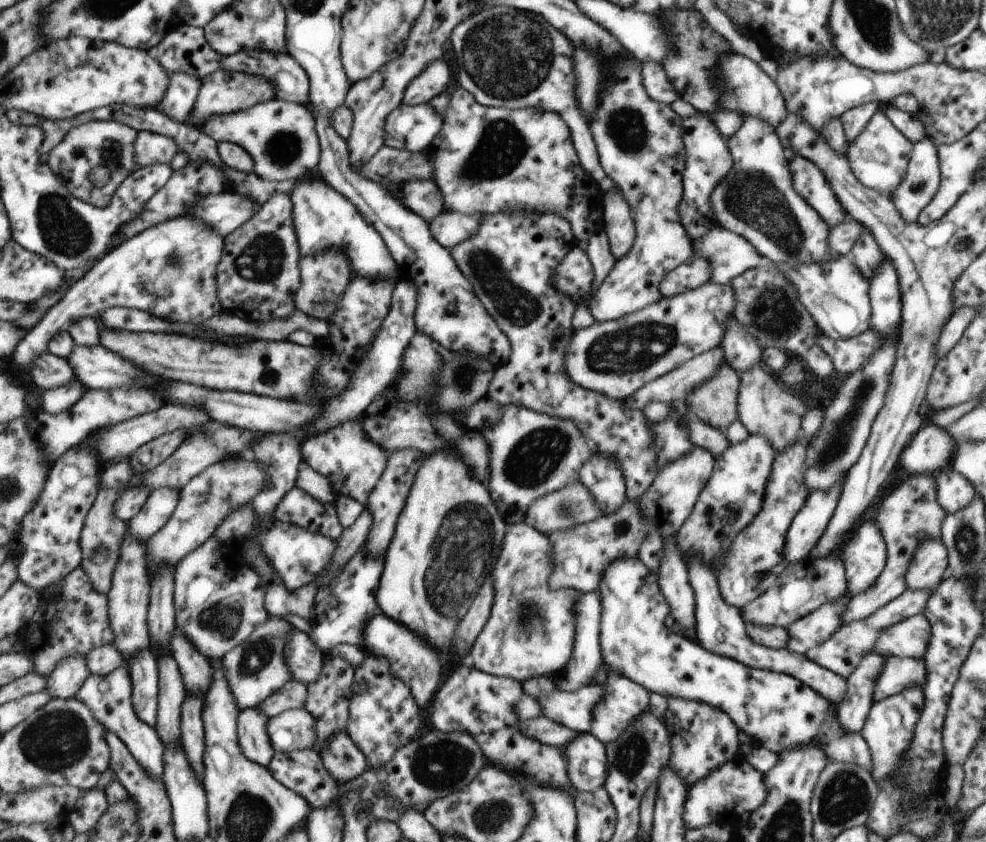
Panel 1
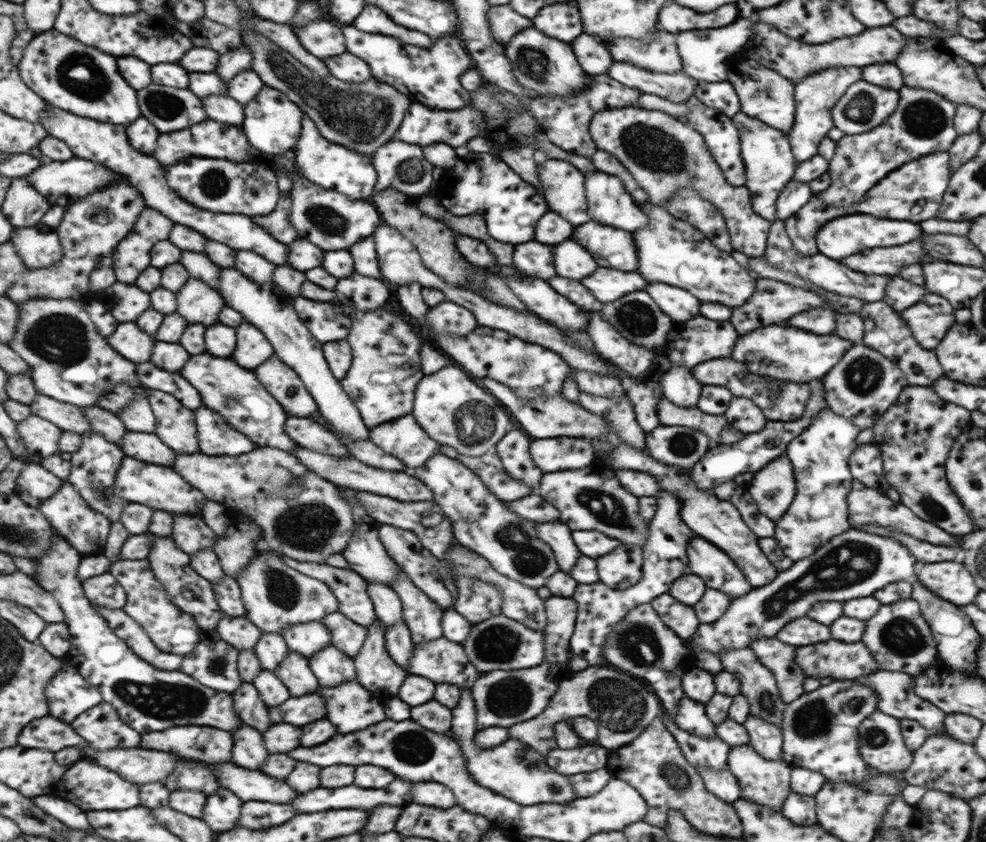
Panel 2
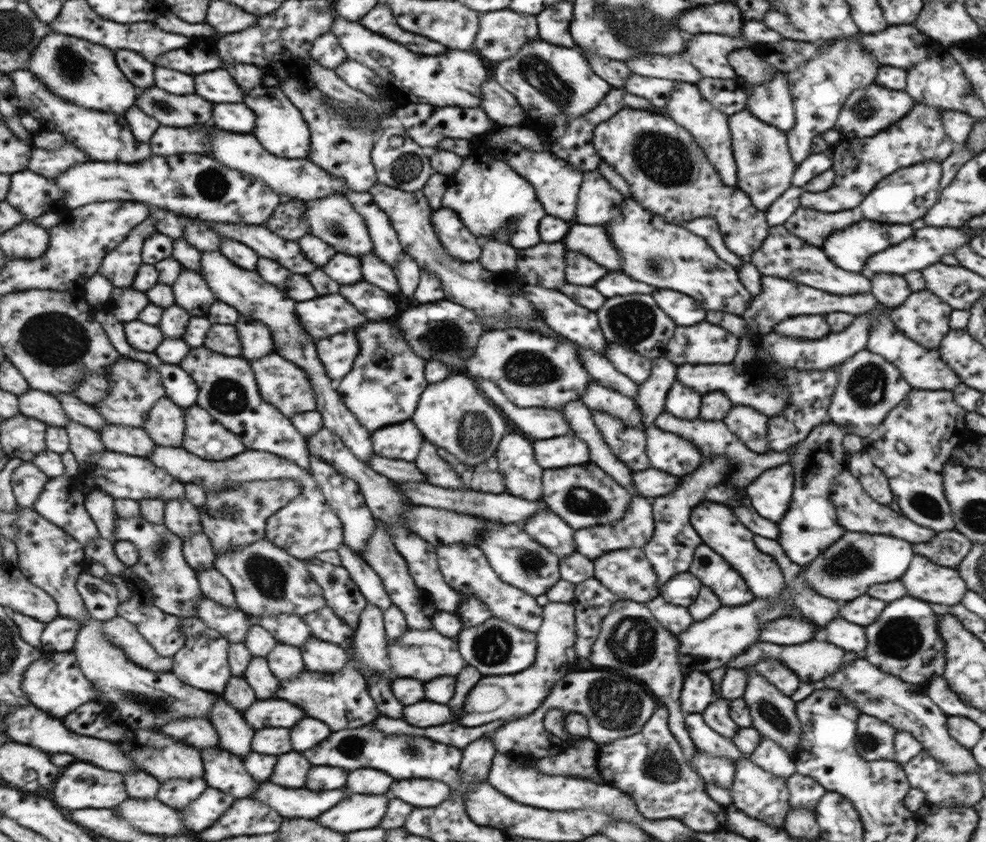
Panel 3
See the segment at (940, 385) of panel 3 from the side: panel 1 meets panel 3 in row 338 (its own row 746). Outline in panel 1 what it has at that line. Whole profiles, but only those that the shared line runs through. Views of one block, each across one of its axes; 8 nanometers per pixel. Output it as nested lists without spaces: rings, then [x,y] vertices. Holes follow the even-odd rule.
[[[915,685],[904,692],[876,701],[870,707],[861,735],[867,742],[872,757],[871,775],[881,783],[888,774],[894,773],[902,764],[902,758],[910,748],[921,710],[924,706],[923,687]]]

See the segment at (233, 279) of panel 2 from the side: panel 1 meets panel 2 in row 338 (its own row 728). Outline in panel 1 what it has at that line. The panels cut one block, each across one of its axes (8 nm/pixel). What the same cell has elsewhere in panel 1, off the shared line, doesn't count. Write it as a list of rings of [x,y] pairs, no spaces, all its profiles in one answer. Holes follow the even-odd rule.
[[[304,707],[270,717],[267,733],[272,746],[280,752],[312,749],[315,748],[317,740],[315,718]]]

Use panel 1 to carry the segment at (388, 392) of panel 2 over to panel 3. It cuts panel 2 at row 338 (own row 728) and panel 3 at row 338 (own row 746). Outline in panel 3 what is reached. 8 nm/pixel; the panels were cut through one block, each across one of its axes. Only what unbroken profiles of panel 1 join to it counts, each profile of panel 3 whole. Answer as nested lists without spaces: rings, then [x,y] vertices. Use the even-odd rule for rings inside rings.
[[[366,322],[357,328],[359,353],[352,370],[335,384],[343,405],[356,420],[373,433],[379,428],[411,420],[428,382],[426,362],[400,338],[396,326],[388,322]]]

